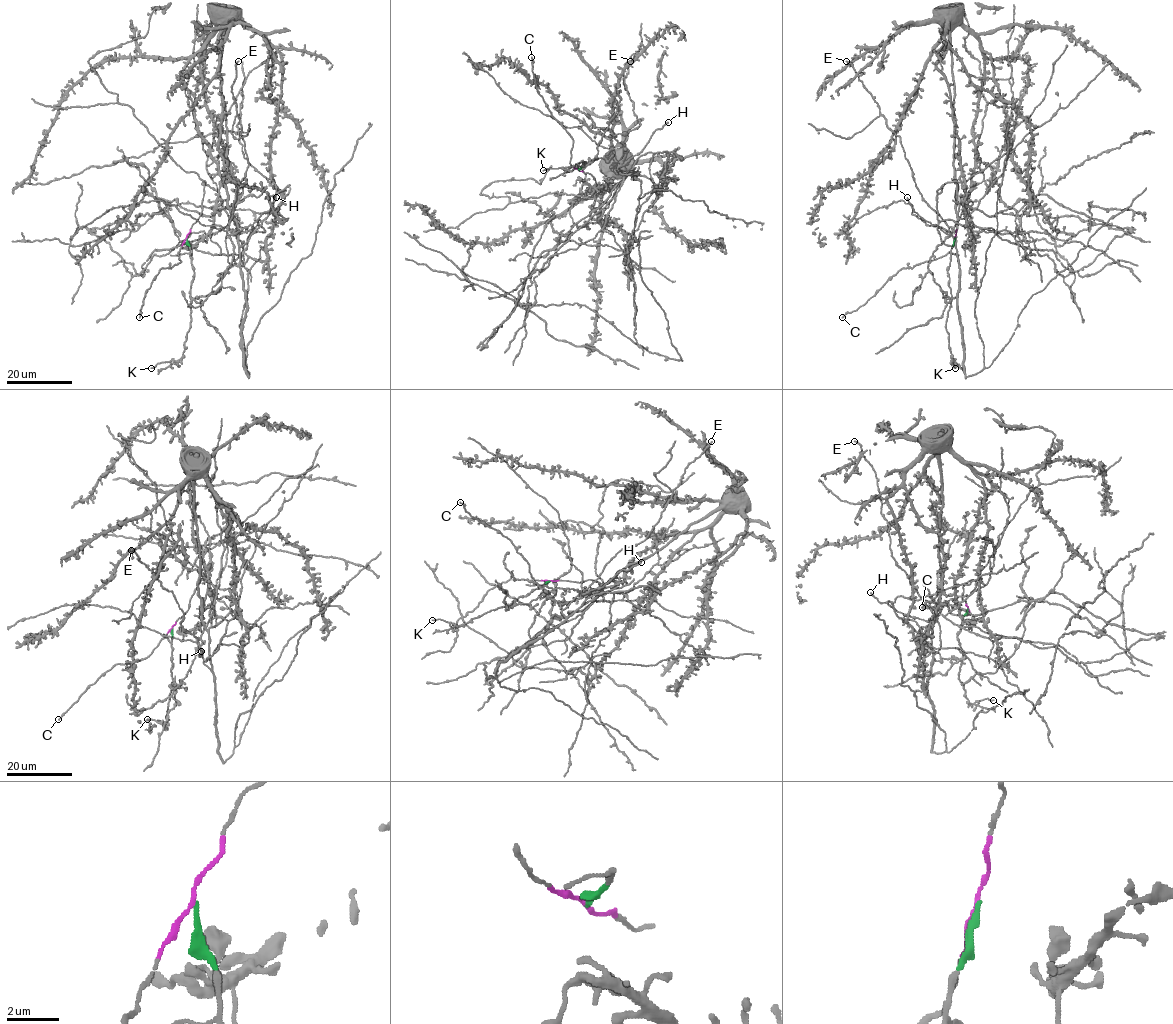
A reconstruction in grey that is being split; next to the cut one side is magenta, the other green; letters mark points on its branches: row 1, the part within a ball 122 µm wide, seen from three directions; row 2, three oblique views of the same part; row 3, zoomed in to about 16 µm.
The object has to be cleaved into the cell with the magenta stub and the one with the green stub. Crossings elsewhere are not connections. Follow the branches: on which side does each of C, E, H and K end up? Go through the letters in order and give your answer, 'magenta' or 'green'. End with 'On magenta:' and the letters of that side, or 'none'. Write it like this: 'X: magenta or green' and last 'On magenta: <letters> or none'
C: magenta
E: magenta
H: green
K: green
On magenta: C, E

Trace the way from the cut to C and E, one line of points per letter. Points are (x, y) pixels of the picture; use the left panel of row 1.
C: (187, 238), (179, 252), (181, 261), (170, 268), (161, 268), (145, 293), (139, 317)
E: (187, 238), (203, 181), (236, 222), (239, 263), (228, 261), (225, 236), (248, 165), (231, 91), (238, 61)

